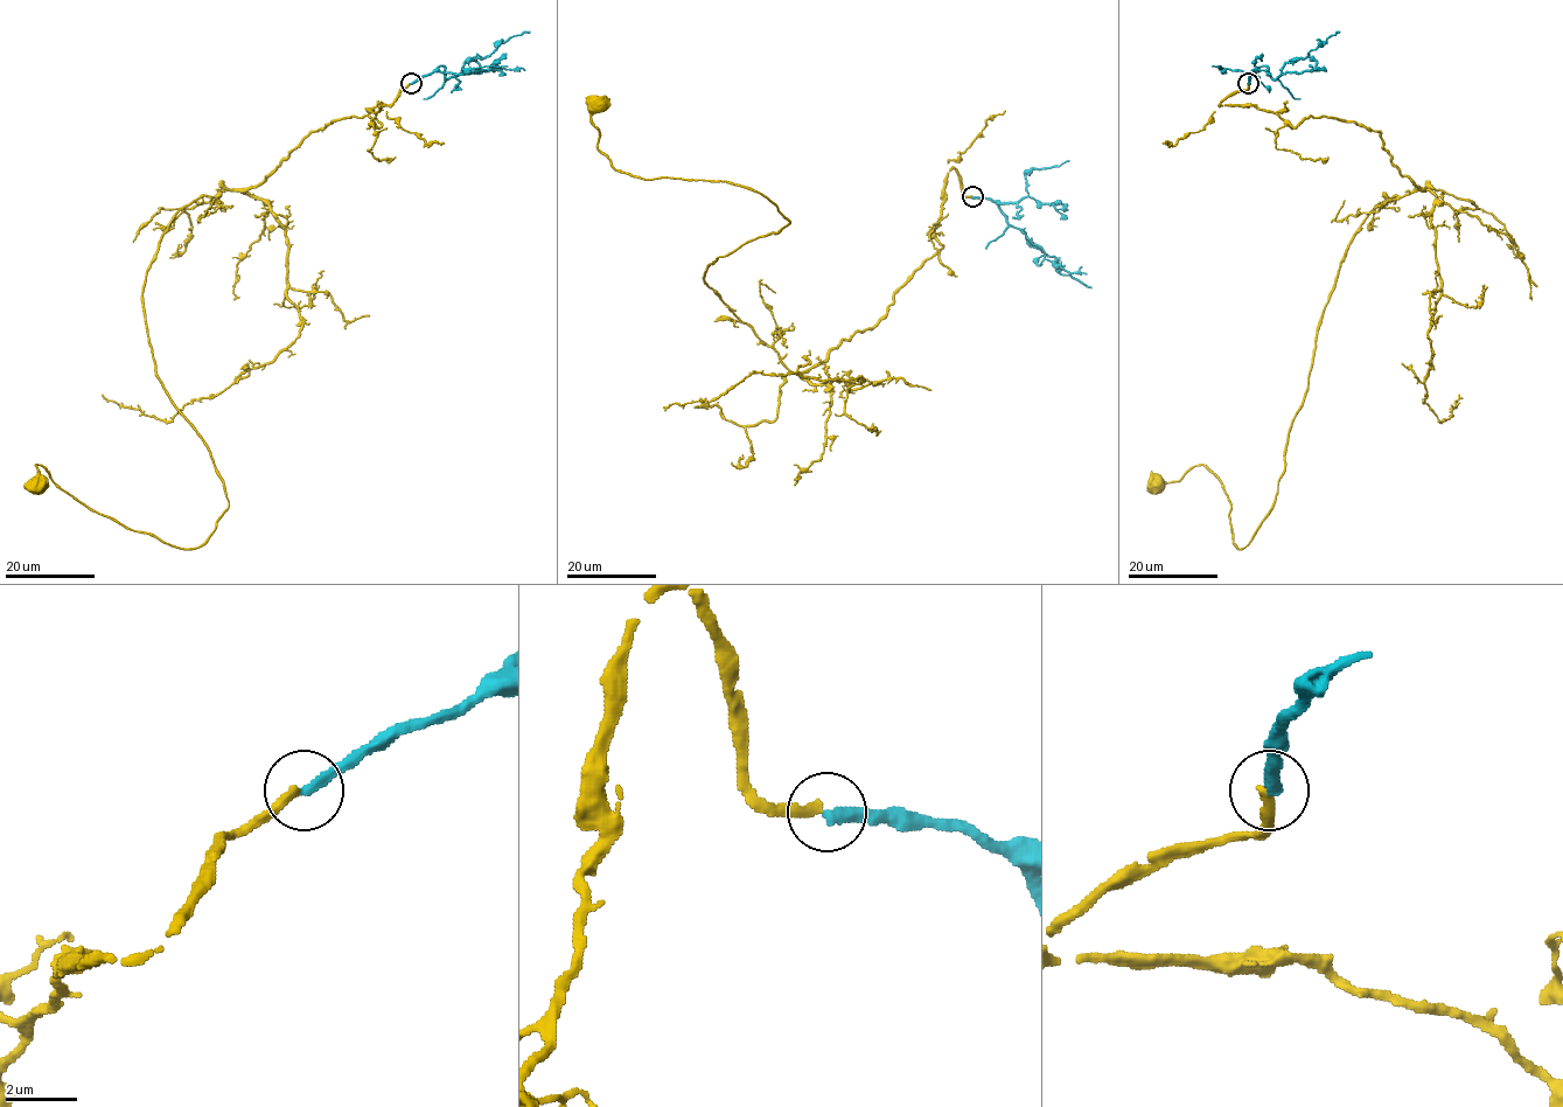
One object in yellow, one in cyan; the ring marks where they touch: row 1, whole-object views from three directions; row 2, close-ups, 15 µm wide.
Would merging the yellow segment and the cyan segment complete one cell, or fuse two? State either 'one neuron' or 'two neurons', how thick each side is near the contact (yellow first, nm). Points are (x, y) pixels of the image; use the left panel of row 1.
two neurons; calibres 280 and 320 nm

